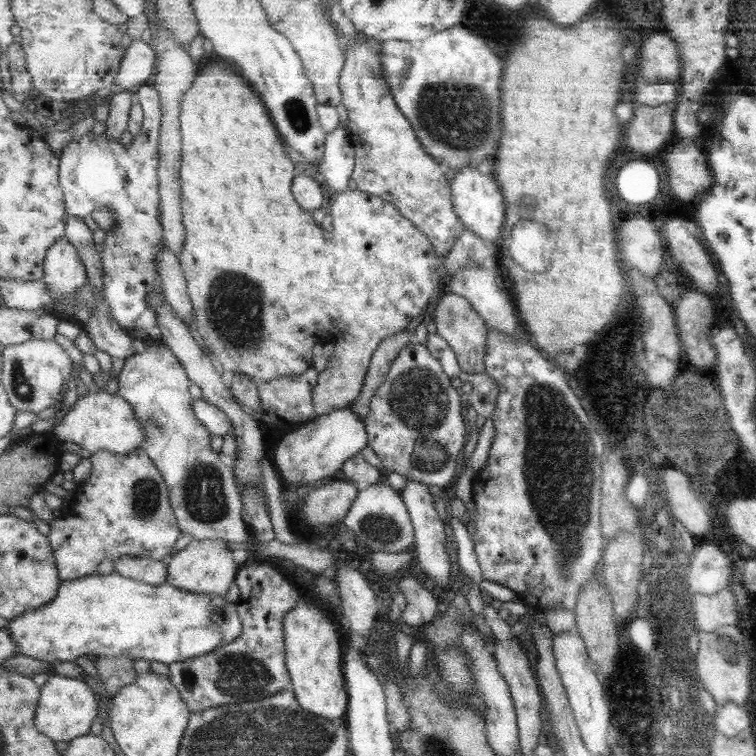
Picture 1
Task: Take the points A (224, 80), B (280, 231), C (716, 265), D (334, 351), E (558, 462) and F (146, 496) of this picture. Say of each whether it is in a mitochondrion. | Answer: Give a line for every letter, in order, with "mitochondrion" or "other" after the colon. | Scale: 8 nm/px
A: other
B: other
C: other
D: other
E: mitochondrion
F: mitochondrion

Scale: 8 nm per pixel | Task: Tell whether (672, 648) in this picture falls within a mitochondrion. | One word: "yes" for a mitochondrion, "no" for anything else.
yes

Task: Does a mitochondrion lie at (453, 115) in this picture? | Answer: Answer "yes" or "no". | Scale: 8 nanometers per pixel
yes

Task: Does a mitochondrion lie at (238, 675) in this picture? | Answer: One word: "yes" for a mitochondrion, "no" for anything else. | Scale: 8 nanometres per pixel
yes

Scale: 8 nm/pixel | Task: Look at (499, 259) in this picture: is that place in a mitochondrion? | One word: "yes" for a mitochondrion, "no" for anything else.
no

